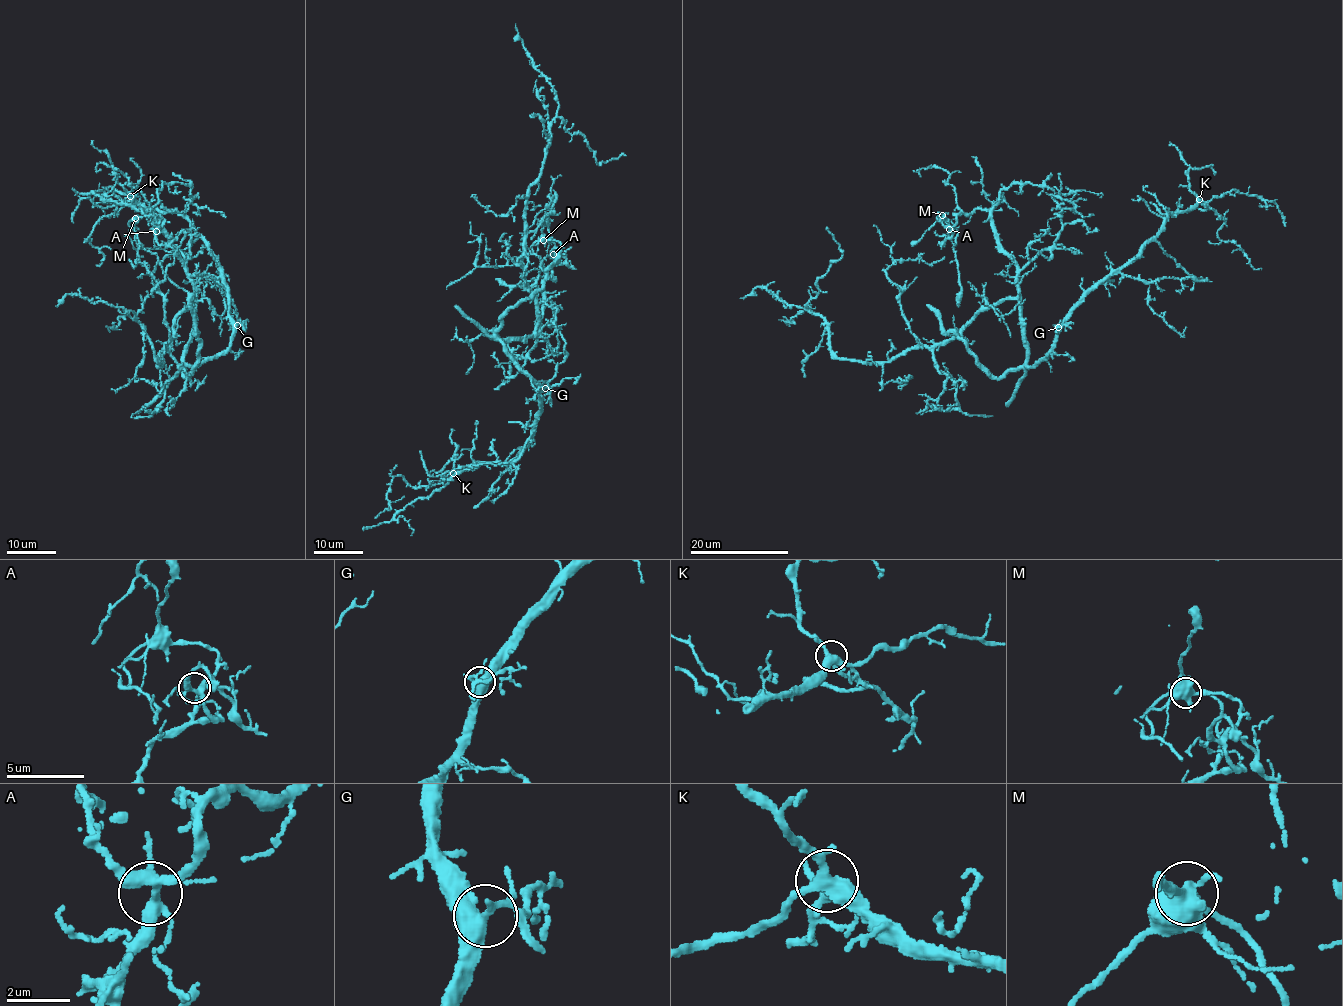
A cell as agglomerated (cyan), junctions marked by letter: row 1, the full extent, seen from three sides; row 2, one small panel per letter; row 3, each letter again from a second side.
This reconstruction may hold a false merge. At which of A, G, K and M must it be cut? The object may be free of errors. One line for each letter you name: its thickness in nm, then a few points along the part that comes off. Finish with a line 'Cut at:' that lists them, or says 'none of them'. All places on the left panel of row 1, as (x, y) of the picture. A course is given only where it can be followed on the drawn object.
M: calibre 500 nm; course (136, 217), (129, 224), (138, 244), (157, 256), (162, 272), (187, 293), (186, 308)
Cut at: M

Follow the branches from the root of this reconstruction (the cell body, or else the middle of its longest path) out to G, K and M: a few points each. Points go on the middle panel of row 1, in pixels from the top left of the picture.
G: (502, 338), (498, 338), (505, 353), (545, 388)
K: (502, 338), (505, 353), (541, 386), (536, 425), (510, 463), (479, 464), (453, 473)
M: (502, 338), (541, 333), (545, 302), (537, 277), (541, 269), (560, 264), (556, 253), (561, 246), (544, 240)

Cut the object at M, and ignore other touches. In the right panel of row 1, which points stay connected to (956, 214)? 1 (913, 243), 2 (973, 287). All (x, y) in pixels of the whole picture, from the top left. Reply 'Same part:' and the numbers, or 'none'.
Same part: 2

